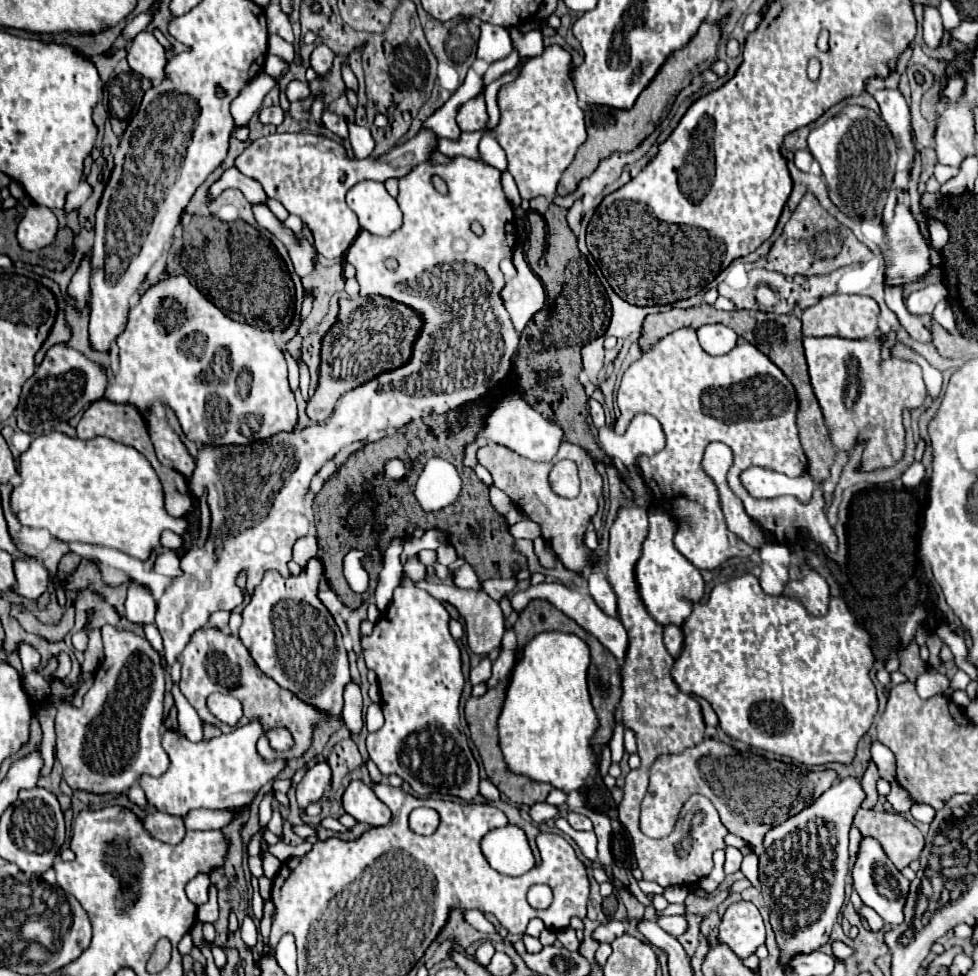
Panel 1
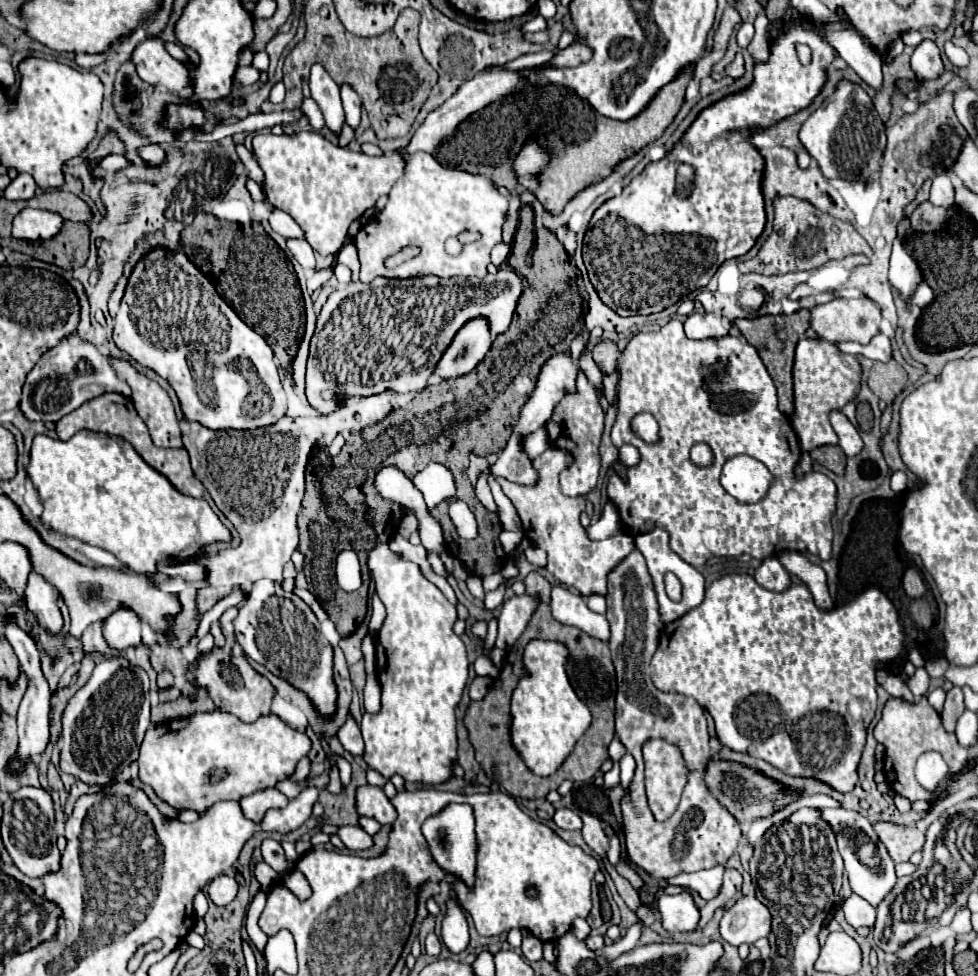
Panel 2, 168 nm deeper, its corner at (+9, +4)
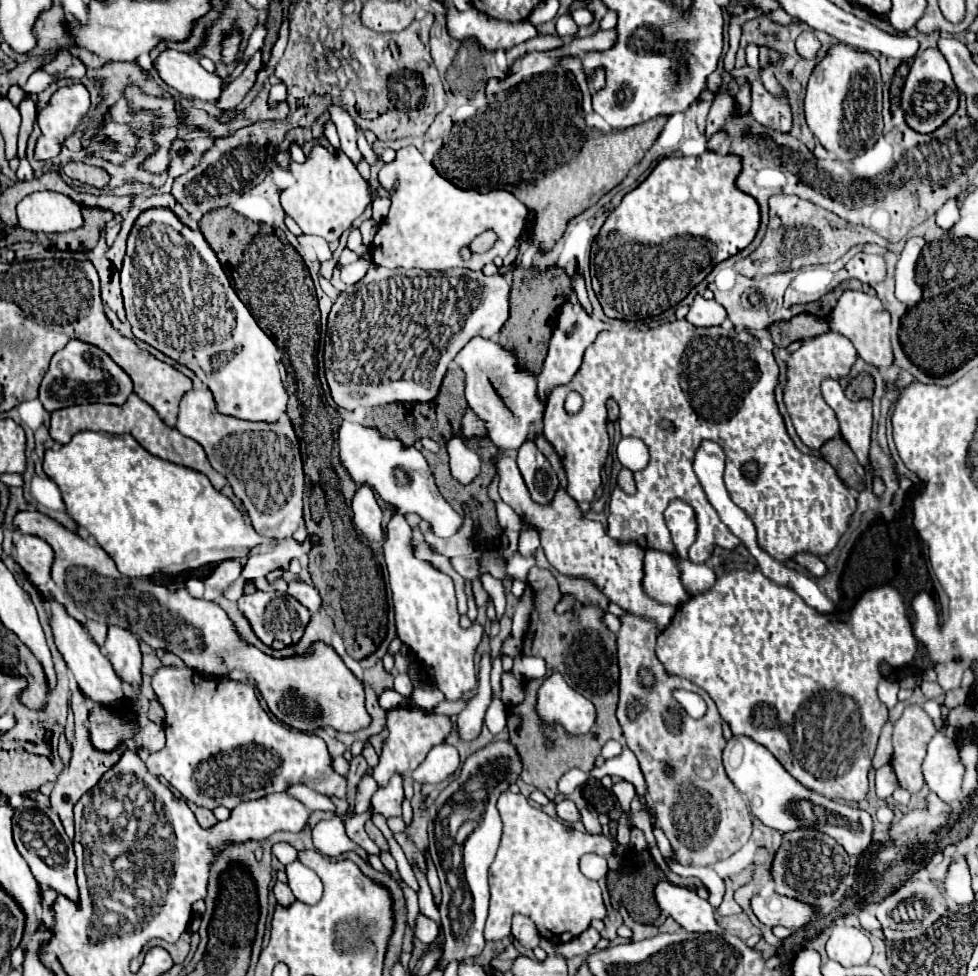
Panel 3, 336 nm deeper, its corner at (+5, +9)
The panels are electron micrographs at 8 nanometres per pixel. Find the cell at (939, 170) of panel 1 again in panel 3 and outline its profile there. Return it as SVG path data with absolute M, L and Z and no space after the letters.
M954 199L948 201L948 203L936 213L936 225L938 225L940 229L944 229L944 231L948 231L958 219L960 219L960 215L958 215L958 207L956 207L956 201L954 201Z

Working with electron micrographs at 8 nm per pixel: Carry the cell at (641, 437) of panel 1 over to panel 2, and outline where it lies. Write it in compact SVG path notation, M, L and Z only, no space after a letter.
M640 412L640 414L636 414L632 418L632 430L634 430L636 436L640 436L648 444L660 440L660 436L658 436L658 422L648 412Z

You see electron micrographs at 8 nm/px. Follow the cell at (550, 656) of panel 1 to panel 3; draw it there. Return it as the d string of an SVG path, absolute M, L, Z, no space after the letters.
M552 673L538 691L538 715L544 721L558 721L568 733L588 733L594 725L594 705L570 689L560 673Z

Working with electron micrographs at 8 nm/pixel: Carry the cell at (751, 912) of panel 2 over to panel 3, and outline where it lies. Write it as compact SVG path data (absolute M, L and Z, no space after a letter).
M756 895L752 899L752 909L756 917L768 927L784 925L784 927L800 929L806 923L810 923L814 917L820 917L820 913L812 905L782 895L772 895L772 897Z

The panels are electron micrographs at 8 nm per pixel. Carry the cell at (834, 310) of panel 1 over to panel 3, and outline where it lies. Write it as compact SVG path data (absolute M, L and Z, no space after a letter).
M844 291L842 297L838 299L838 305L828 317L828 325L830 329L846 335L866 363L880 369L886 369L894 363L890 345L890 313L884 309L878 297L870 297L860 291Z

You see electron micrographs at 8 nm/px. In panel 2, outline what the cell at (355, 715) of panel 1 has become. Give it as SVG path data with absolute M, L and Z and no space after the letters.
M348 714L346 722L338 728L338 740L342 742L344 750L348 750L350 754L362 756L362 752L364 752L364 742L362 742L360 728L358 728L356 720L352 718L352 714Z

